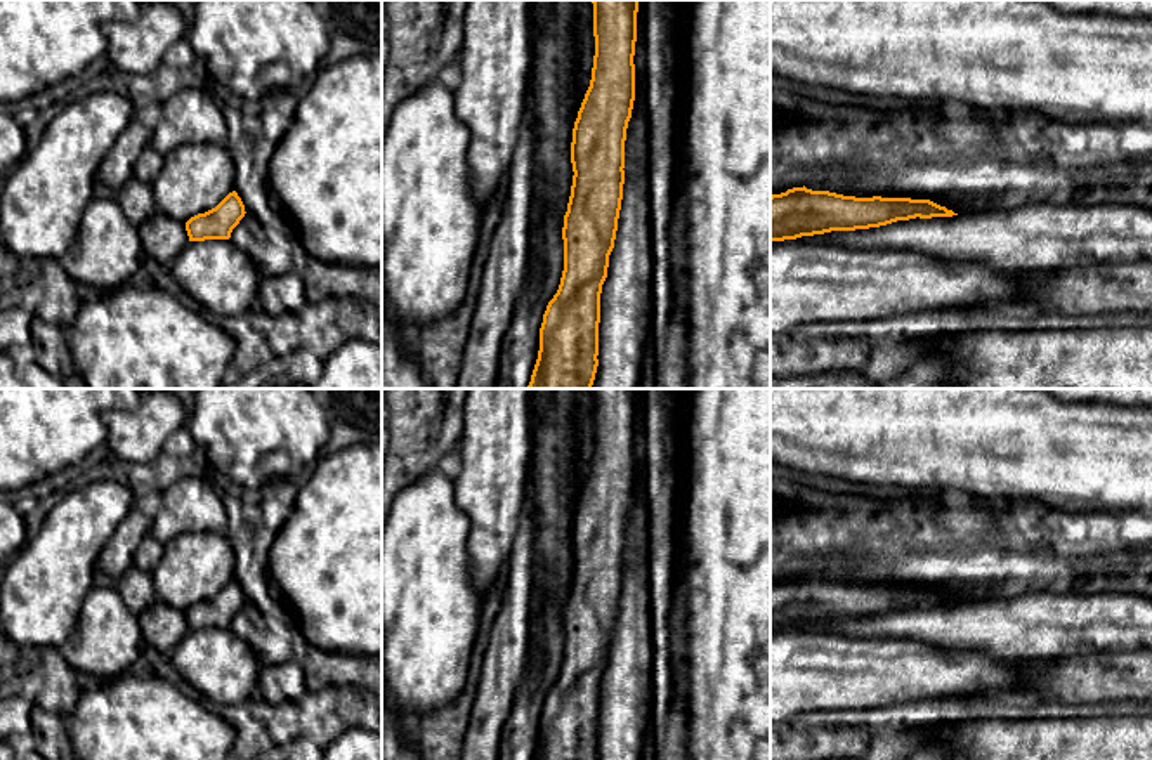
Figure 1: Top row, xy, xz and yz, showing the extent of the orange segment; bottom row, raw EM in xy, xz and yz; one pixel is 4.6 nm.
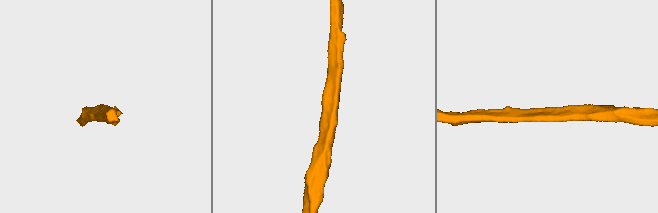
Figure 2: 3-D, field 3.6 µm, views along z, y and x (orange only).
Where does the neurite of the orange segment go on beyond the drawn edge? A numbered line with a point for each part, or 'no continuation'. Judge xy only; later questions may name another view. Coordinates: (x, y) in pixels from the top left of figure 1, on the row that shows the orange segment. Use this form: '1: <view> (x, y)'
no continuation

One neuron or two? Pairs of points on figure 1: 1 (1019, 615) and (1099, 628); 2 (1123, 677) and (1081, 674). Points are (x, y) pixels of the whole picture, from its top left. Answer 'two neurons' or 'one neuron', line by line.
1: one neuron
2: one neuron

